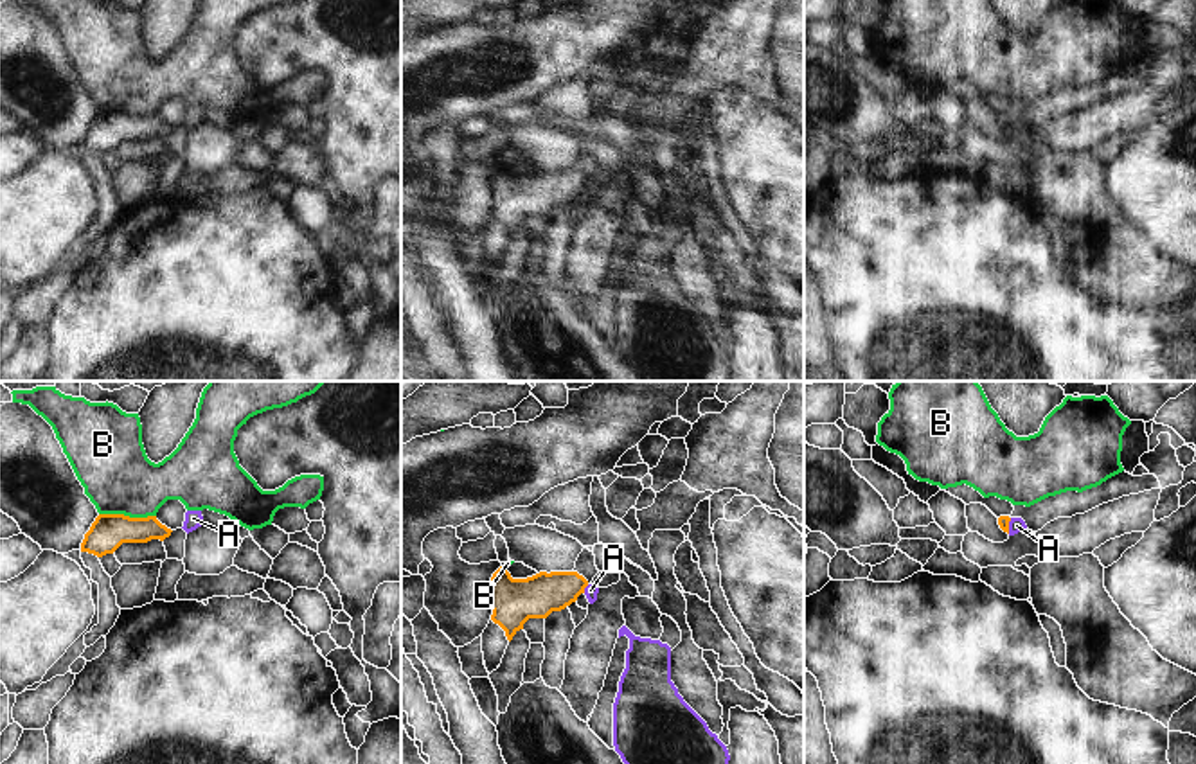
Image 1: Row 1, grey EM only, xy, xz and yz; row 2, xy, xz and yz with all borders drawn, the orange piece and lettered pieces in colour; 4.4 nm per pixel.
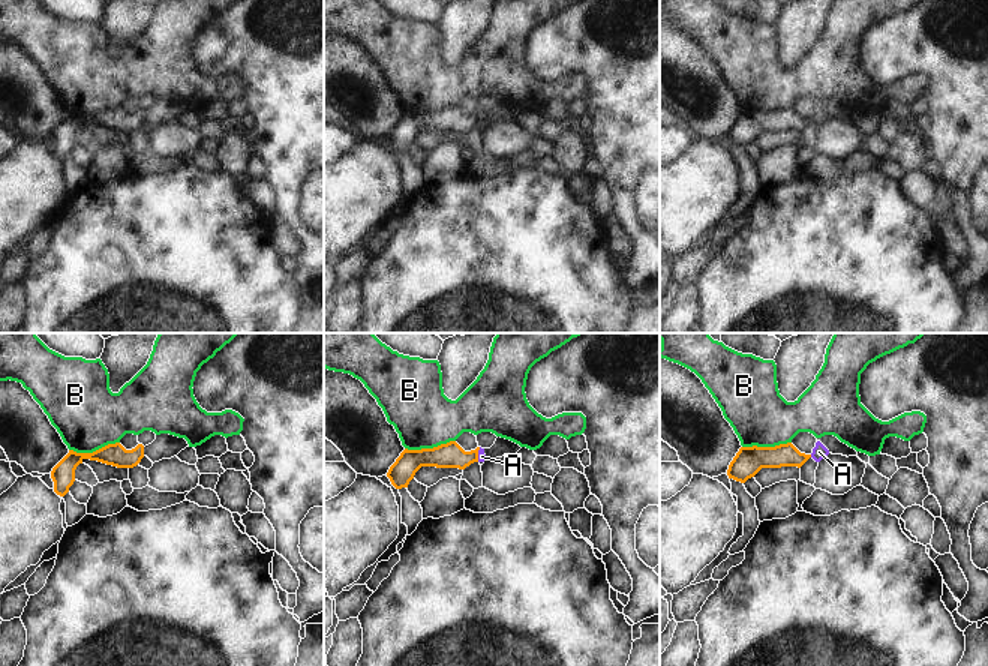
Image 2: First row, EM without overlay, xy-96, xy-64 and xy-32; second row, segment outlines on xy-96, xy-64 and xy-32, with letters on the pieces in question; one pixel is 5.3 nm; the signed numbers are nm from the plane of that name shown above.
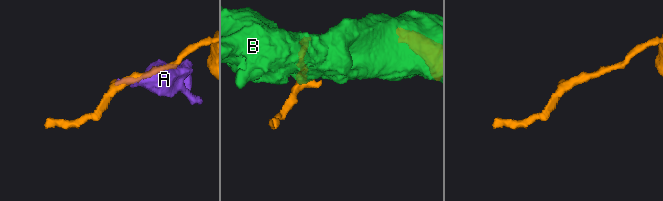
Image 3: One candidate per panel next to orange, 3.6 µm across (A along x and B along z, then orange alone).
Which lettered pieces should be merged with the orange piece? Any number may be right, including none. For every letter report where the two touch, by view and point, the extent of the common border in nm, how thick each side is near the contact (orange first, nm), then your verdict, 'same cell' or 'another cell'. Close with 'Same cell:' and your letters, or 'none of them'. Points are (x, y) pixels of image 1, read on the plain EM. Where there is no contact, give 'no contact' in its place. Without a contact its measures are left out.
A: meets orange in xz at (585, 184); contact 50 nm long; 190 nm thick on the orange side, 60 nm on the other; another cell
B: meets orange in xy at (128, 114); contact 260 nm long; 160 nm thick on the orange side, 320 nm on the other; another cell
Same cell: none of them

